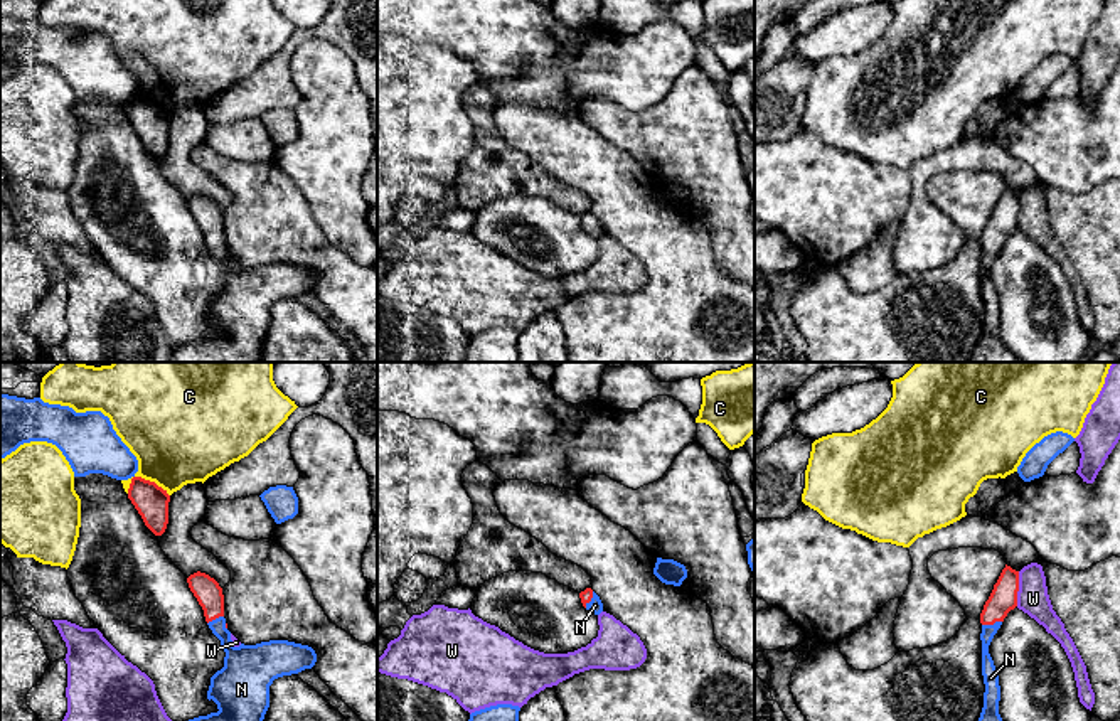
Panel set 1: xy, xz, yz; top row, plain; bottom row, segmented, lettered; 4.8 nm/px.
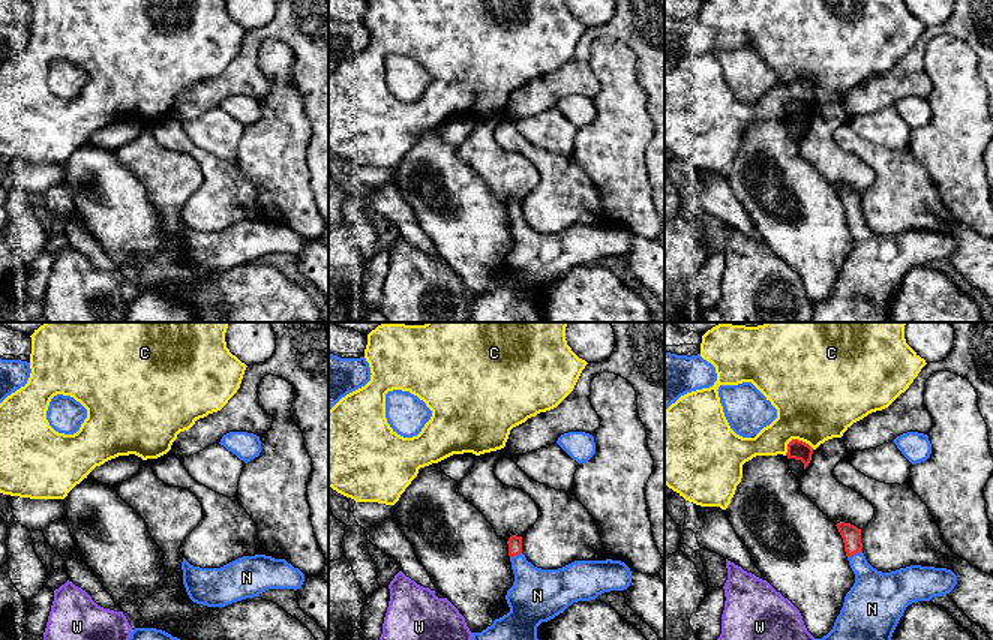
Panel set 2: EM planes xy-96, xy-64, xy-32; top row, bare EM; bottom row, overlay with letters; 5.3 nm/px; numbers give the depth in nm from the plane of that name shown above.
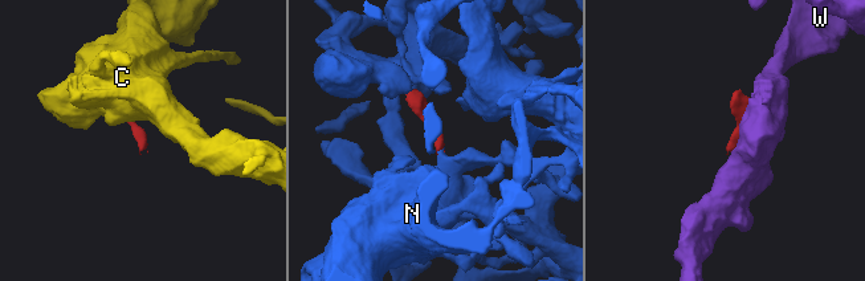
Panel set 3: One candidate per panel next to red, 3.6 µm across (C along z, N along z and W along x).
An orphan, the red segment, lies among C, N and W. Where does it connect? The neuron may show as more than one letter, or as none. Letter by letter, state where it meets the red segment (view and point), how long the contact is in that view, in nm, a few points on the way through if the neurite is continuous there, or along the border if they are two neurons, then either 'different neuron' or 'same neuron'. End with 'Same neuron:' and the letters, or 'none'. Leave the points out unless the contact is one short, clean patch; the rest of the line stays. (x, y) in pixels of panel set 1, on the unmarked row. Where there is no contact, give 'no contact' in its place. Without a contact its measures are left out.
C: contact xy (144, 101); length 220 nm; border xy (127, 112), (133, 100), (144, 100), (154, 103), (169, 118); different neuron
N: contact yz (991, 246); length 100 nm; same neuron
W: contact yz (1018, 211); length 170 nm; different neuron
Same neuron: N

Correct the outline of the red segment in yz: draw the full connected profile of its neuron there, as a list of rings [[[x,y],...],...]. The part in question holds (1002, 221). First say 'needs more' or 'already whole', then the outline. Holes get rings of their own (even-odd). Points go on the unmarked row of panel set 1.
needs more | [[[1005,187],[980,236],[982,246],[982,298],[985,307],[980,340],[967,362],[1021,362],[1000,340],[999,296],[989,276],[989,268],[1004,241],[1017,229],[1019,194]]]

